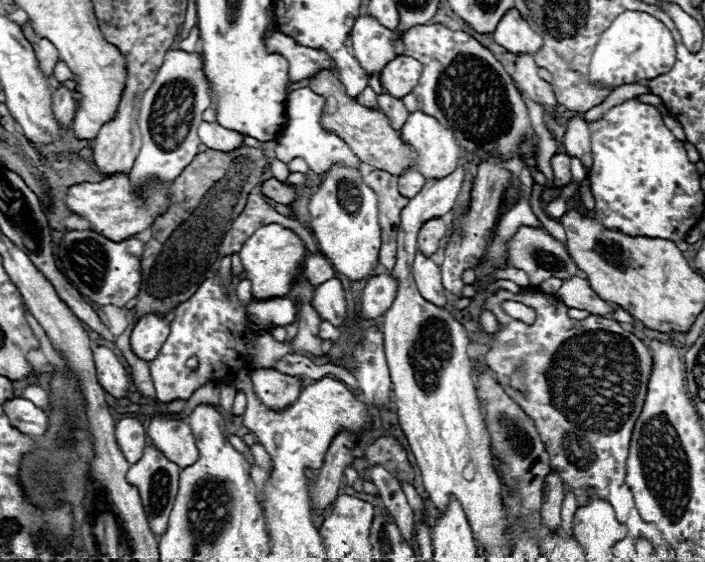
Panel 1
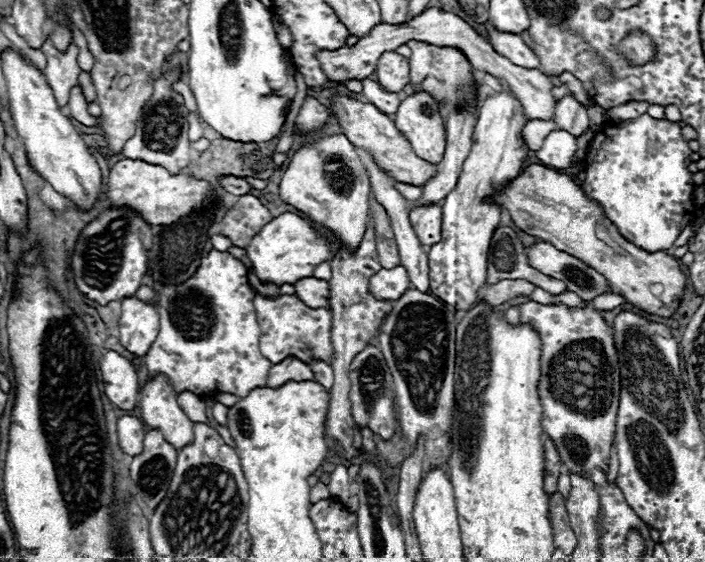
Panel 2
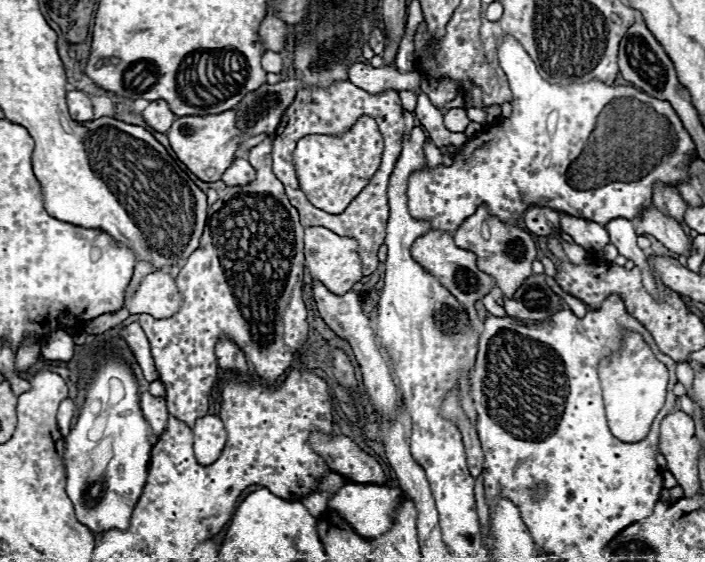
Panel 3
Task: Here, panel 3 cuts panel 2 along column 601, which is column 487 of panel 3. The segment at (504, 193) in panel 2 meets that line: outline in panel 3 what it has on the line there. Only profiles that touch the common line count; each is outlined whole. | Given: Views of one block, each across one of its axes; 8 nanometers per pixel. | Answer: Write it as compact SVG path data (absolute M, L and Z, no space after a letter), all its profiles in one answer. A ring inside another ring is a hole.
M478 206L478 210L462 222L462 226L454 232L454 242L478 256L478 268L490 274L496 280L496 288L500 288L508 298L512 298L514 290L532 274L532 262L538 256L534 238L526 230L494 218L486 206Z

